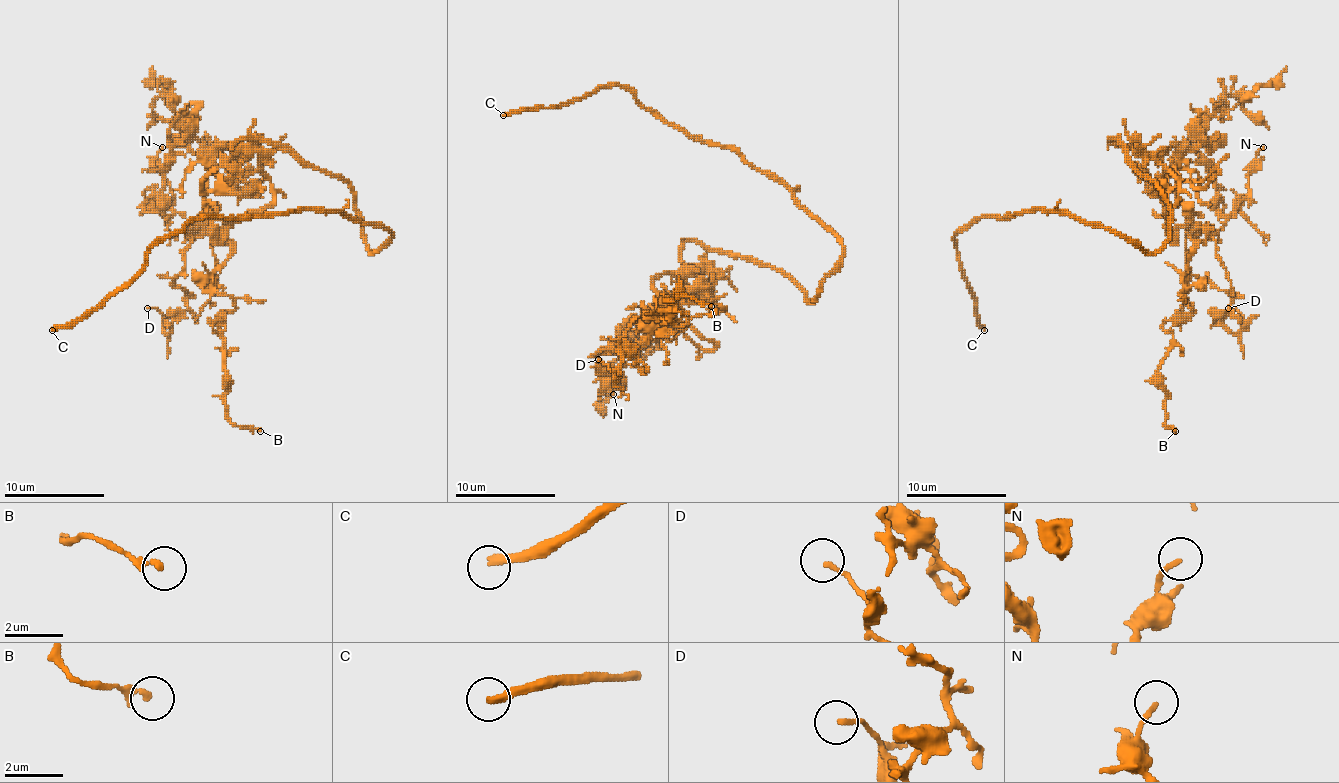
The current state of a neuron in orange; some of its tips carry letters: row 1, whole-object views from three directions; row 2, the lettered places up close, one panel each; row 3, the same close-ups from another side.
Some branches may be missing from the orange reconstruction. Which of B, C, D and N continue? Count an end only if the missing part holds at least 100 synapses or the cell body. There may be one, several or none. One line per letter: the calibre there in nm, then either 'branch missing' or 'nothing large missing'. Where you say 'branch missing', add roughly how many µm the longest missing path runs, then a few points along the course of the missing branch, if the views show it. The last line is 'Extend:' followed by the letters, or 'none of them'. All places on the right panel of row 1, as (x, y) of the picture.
B: calibre 240 nm; nothing large missing
C: calibre 280 nm; branch missing; missing 50 µm; course (984, 330), (999, 340), (999, 345), (1037, 368), (1052, 368), (1082, 398), (1082, 418), (1087, 428), (1105, 418)
D: calibre 150 nm; nothing large missing
N: calibre 150 nm; nothing large missing
Extend: C

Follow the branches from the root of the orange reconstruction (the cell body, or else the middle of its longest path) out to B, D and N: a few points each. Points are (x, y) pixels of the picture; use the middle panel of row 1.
B: (792, 279), (686, 241), (681, 259), (724, 309), (664, 314), (686, 322), (671, 319), (676, 289), (711, 306)
D: (792, 279), (686, 241), (724, 309), (638, 317), (638, 359), (598, 359)
N: (792, 279), (686, 241), (681, 259), (711, 291), (676, 294), (661, 339), (623, 327), (613, 394)

